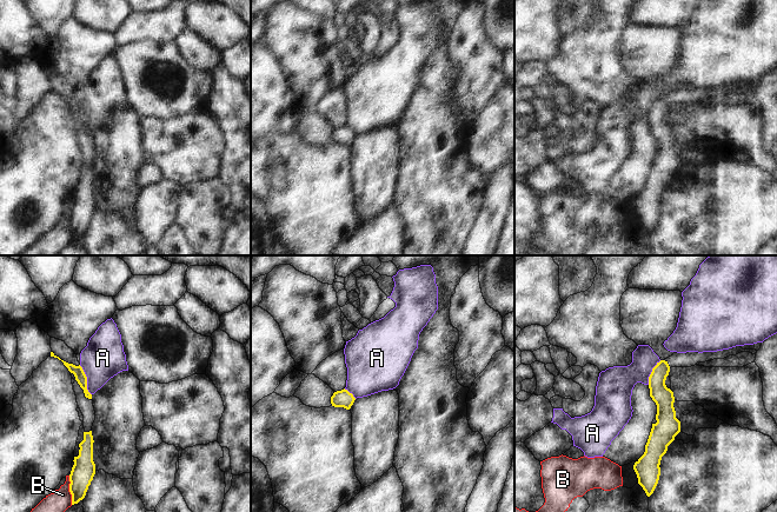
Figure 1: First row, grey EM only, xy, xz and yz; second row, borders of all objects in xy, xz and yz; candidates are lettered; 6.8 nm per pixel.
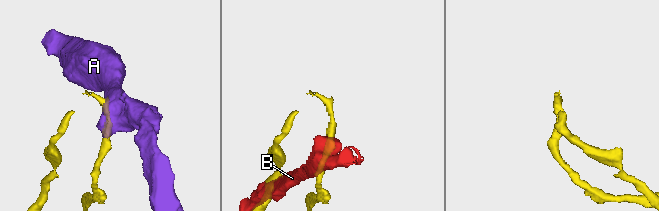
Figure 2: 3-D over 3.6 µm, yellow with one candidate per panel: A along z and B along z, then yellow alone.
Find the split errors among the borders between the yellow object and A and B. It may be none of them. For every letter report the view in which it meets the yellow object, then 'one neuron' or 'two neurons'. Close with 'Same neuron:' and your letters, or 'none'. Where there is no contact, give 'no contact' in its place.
A: meets yellow in xy; two neurons
B: meets yellow in xy; two neurons
Same neuron: none

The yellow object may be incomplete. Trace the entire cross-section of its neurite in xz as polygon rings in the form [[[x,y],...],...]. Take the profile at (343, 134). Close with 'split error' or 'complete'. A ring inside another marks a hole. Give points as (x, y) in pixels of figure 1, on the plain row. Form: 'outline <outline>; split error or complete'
outline [[[347,126],[337,127],[331,133],[331,140],[334,144],[344,144],[346,146],[350,146],[353,141],[356,134],[352,129],[350,129]]]; complete

